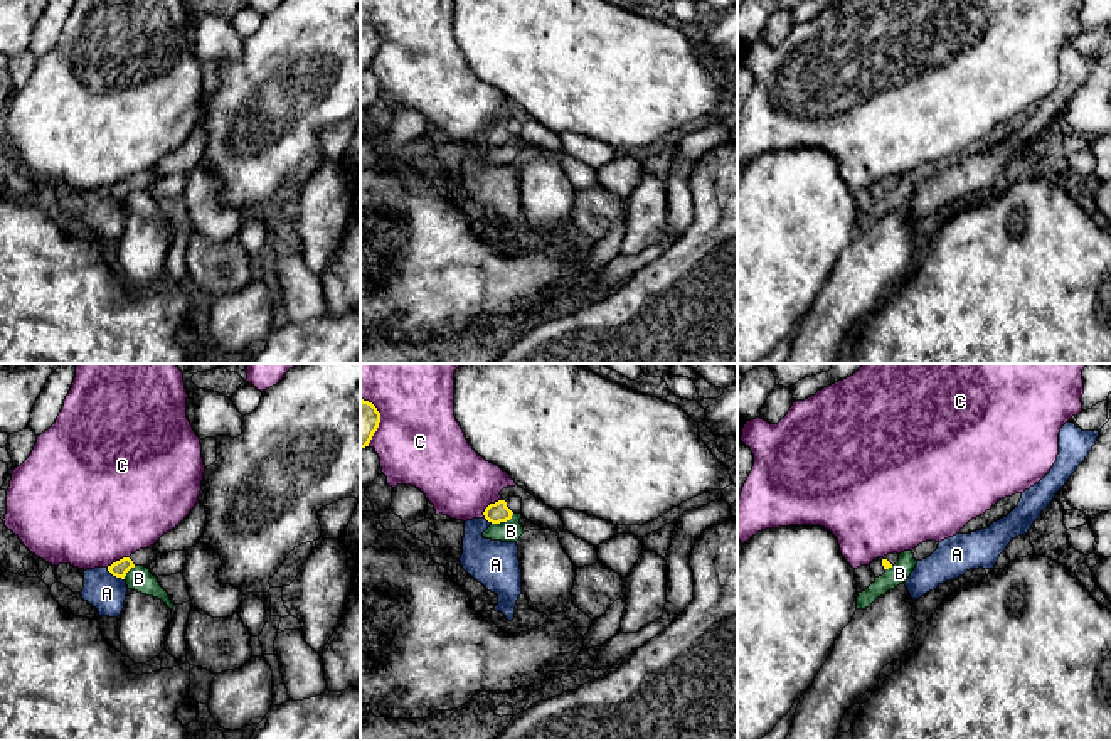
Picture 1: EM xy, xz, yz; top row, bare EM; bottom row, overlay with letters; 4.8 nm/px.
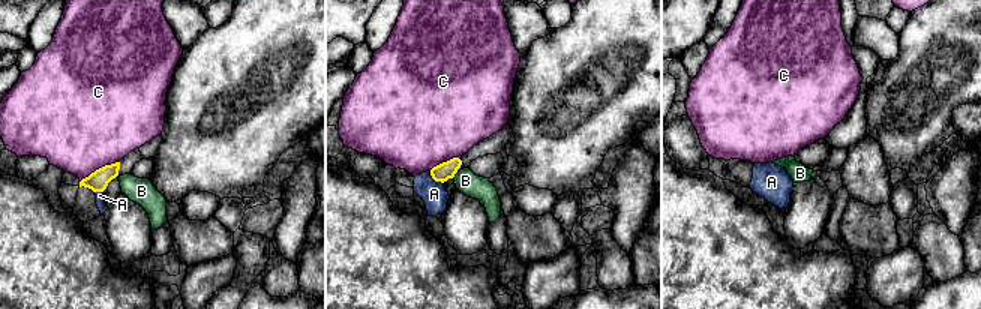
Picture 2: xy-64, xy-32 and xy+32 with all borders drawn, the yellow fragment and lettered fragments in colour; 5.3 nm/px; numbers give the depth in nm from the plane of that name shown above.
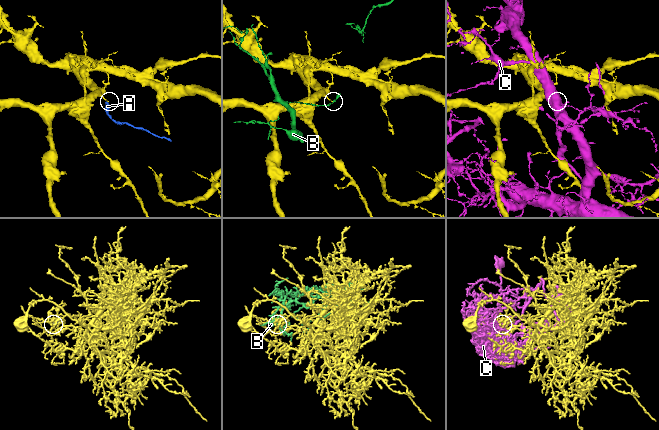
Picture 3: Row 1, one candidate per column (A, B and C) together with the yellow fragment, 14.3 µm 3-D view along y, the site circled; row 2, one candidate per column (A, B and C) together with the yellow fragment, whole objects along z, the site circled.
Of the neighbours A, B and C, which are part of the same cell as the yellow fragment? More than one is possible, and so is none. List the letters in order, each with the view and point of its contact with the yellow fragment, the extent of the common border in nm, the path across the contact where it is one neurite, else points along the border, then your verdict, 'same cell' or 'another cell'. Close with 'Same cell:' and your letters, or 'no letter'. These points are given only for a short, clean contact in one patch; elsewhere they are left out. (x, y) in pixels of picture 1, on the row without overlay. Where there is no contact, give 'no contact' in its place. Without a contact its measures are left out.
A: meets yellow in xy at (115, 197); contact 110 nm long; border along xy (106, 191), (123, 202); another cell
B: meets yellow in xz at (502, 143); contact 120 nm long; another cell
C: meets yellow in xz at (489, 128); contact 130 nm long; another cell
Same cell: no letter

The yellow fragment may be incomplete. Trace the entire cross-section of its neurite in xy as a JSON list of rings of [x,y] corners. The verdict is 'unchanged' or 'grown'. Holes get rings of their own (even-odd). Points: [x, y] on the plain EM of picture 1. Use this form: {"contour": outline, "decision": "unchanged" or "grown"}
{"contour": [[[153,168],[146,170],[146,172],[140,172],[135,177],[131,177],[130,180],[123,180],[116,185],[113,185],[111,189],[108,189],[108,194],[116,199],[125,202],[126,195],[135,190],[135,189],[145,189],[148,190],[157,180],[160,180],[162,177],[158,173],[153,172]]], "decision": "grown"}

